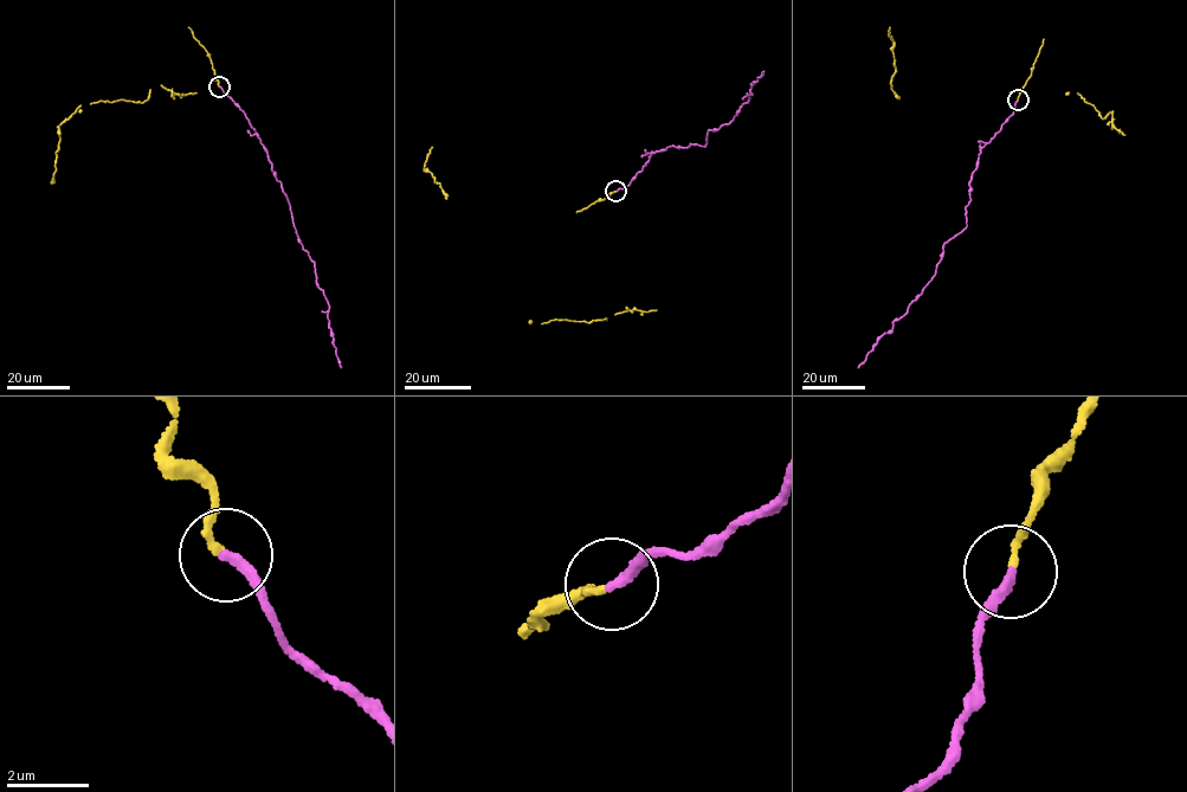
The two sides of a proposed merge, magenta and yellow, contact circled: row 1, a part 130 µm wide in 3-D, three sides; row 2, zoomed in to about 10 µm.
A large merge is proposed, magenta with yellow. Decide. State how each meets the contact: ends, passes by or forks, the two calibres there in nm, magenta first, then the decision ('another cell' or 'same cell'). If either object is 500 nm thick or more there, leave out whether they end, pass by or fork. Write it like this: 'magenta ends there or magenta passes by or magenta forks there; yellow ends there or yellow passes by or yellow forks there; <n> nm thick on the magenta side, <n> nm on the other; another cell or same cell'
magenta ends there; yellow ends there; 280 nm thick on the magenta side, 180 nm on the other; same cell

